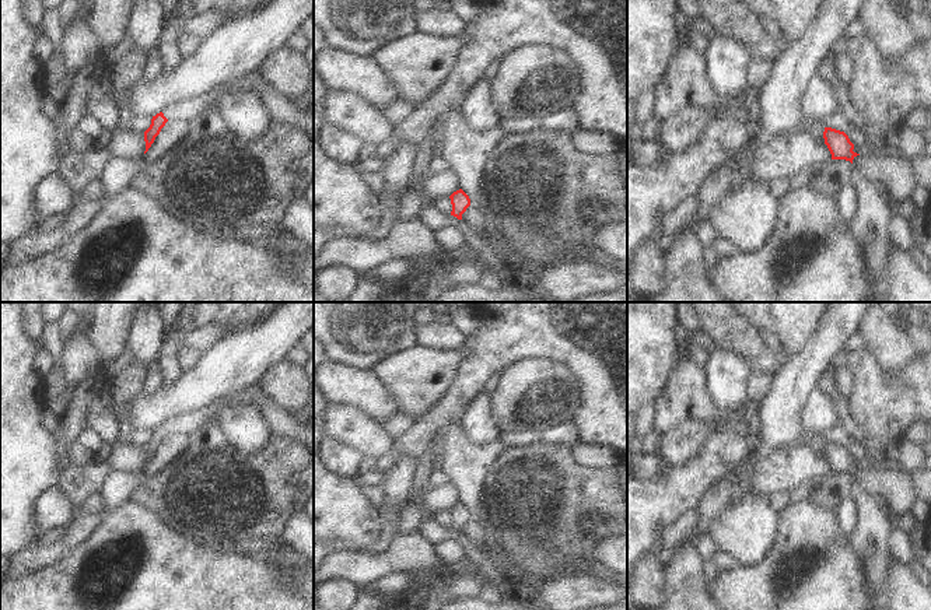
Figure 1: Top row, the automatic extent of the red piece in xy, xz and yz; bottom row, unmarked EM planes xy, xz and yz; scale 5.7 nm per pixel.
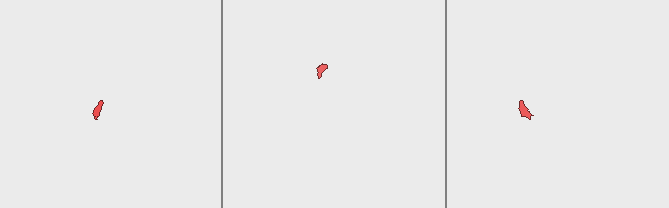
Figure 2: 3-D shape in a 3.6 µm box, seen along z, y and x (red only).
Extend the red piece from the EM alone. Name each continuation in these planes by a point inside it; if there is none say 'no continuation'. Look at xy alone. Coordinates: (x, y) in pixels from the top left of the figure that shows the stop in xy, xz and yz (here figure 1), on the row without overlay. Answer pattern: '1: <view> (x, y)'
1: xy (188, 423)

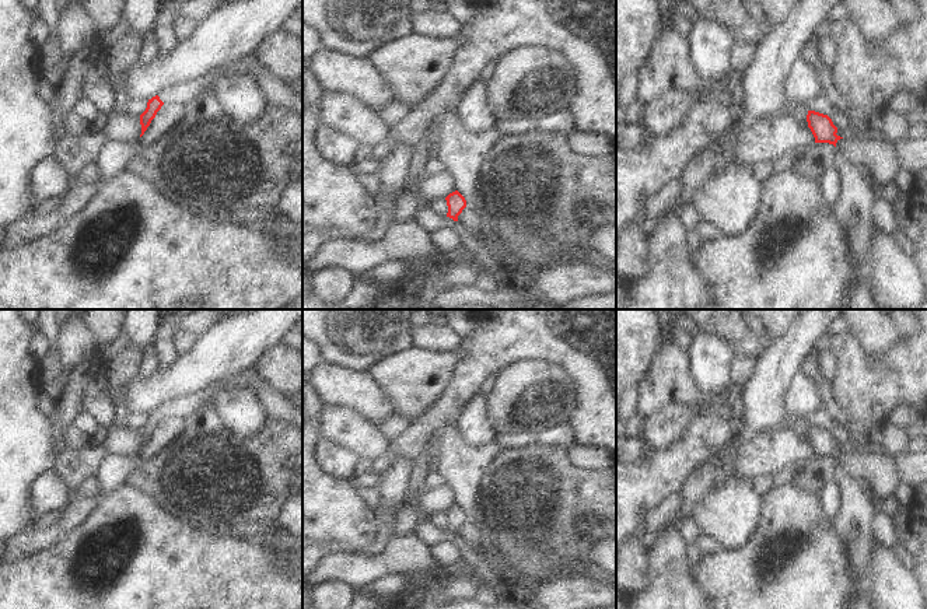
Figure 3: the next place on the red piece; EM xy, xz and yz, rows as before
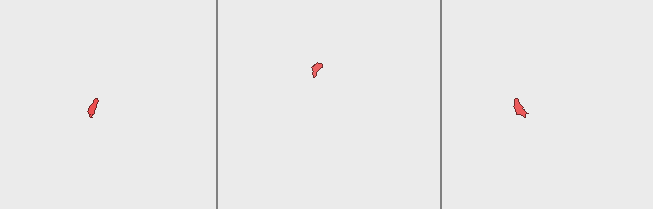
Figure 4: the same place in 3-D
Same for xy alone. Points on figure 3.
1: xy (184, 406)

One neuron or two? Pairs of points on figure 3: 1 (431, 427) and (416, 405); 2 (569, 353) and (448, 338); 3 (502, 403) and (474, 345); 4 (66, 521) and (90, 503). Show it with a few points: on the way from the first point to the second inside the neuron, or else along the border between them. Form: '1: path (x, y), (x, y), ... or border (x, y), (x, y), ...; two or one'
1: border (445, 392), (412, 424); two
2: border (465, 339), (461, 345); two
3: border (528, 361), (516, 361), (497, 375); two
4: path (72, 517), (84, 506); one

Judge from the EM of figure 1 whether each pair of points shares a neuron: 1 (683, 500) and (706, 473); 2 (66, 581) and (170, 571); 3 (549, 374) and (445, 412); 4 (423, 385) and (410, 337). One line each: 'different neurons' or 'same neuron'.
1: same neuron
2: same neuron
3: different neurons
4: different neurons

